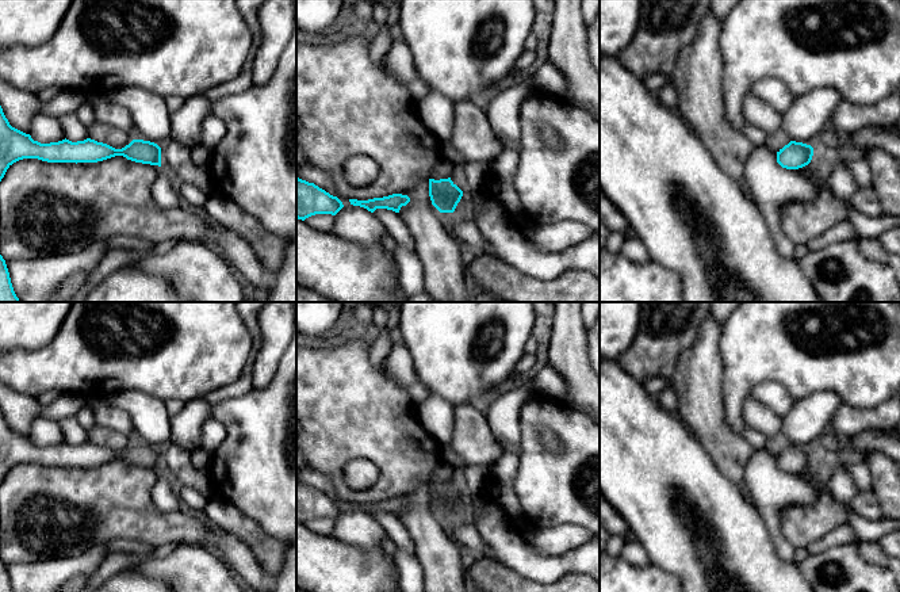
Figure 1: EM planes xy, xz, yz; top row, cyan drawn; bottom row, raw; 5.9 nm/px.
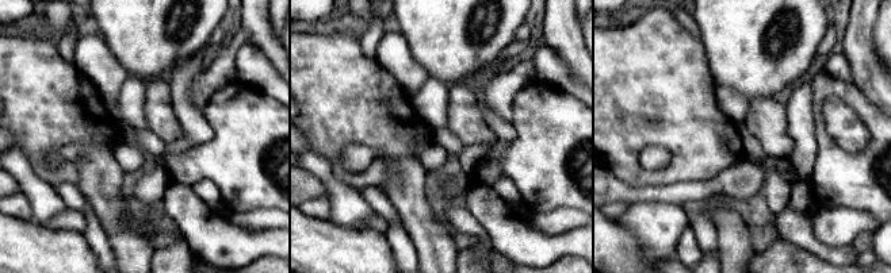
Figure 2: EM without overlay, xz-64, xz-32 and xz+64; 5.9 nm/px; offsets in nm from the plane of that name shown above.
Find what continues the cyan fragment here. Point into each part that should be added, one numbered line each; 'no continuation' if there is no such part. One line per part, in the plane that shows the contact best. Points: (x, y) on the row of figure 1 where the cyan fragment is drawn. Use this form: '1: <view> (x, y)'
no continuation

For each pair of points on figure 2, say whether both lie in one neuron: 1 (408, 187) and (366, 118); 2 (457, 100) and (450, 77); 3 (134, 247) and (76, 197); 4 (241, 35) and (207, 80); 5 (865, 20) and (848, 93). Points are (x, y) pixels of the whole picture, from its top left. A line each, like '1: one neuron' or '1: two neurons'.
1: two neurons
2: two neurons
3: two neurons
4: one neuron
5: two neurons

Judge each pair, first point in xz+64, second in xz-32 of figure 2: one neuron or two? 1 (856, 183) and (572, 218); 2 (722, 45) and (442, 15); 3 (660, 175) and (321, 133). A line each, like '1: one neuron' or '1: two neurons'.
1: two neurons
2: one neuron
3: one neuron

